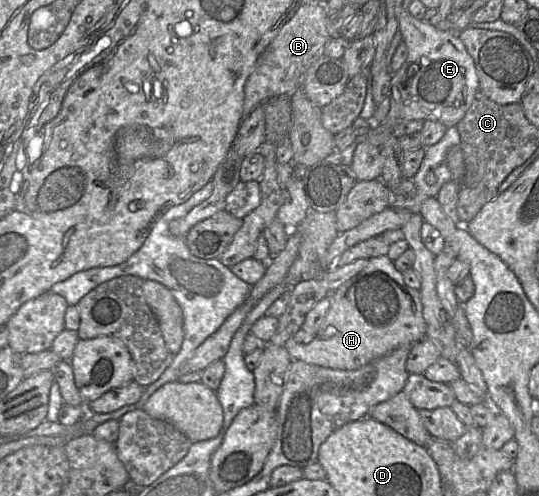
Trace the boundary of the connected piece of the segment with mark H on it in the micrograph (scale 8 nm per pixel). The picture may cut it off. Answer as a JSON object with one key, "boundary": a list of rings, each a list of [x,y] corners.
{"boundary":[[[386,255],[370,258],[364,269],[329,296],[330,308],[313,340],[306,345],[298,344],[290,338],[286,341],[284,347],[292,360],[336,370],[356,370],[402,346],[413,345],[426,337],[420,292],[405,284],[402,272],[394,267],[393,261]]]}

